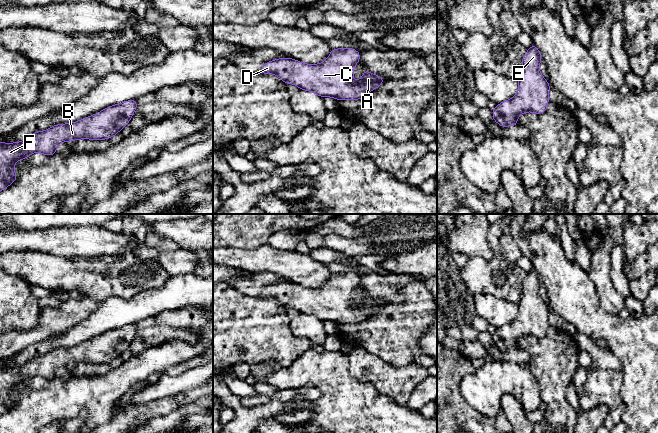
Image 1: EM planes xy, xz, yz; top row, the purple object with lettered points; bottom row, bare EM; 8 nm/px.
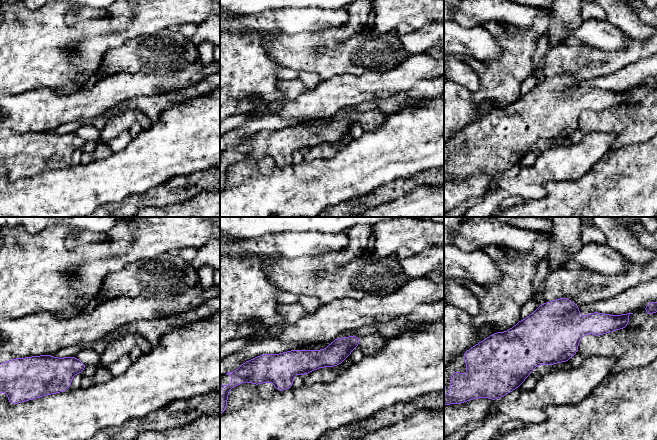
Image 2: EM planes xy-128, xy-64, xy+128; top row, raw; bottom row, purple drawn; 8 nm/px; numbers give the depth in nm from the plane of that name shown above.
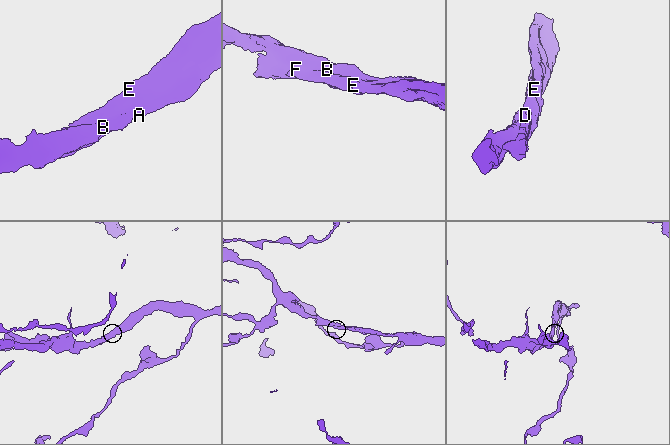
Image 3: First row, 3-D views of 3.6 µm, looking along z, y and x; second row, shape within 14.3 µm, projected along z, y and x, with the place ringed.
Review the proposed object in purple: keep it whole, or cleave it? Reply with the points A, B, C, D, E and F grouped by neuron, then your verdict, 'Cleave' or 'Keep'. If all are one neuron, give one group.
Groups: A B C D E F. Keep

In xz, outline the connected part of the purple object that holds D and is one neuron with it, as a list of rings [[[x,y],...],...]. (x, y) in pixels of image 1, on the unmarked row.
[[[353,272],[331,273],[328,282],[320,288],[301,287],[292,282],[279,282],[265,287],[259,297],[275,298],[285,308],[298,310],[322,322],[337,324],[361,323],[383,308],[384,303],[364,293],[362,302],[353,304],[353,293],[360,276]]]

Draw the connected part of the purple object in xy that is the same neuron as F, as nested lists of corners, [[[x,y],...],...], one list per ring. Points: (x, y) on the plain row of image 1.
[[[135,323],[109,330],[97,338],[83,342],[78,346],[58,348],[45,355],[36,355],[23,366],[5,368],[0,365],[0,415],[10,410],[16,403],[14,389],[18,384],[26,383],[34,376],[51,380],[57,376],[57,369],[71,364],[110,363],[129,348],[136,334]]]

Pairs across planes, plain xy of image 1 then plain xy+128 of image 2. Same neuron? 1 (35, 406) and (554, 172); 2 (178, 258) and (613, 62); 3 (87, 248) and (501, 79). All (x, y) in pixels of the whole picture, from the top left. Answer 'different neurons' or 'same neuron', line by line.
1: same neuron
2: different neurons
3: different neurons

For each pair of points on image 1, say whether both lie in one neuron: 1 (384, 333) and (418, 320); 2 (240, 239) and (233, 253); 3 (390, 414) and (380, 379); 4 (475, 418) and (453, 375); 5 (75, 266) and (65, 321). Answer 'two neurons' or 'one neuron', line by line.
1: one neuron
2: two neurons
3: two neurons
4: one neuron
5: two neurons

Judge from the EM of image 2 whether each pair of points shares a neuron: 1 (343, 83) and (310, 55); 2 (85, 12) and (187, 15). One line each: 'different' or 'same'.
1: different
2: different

